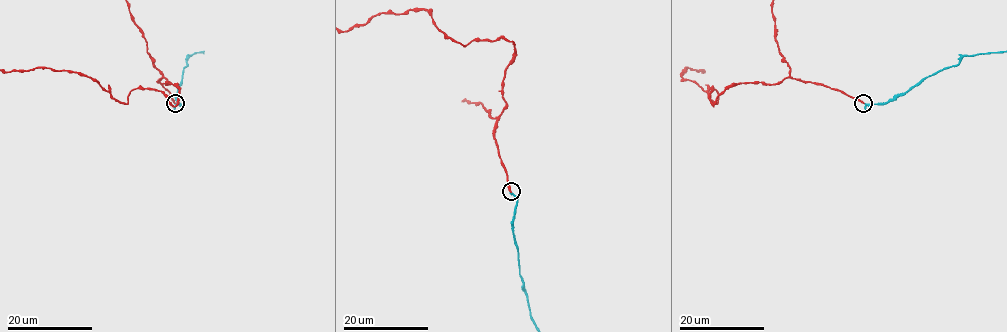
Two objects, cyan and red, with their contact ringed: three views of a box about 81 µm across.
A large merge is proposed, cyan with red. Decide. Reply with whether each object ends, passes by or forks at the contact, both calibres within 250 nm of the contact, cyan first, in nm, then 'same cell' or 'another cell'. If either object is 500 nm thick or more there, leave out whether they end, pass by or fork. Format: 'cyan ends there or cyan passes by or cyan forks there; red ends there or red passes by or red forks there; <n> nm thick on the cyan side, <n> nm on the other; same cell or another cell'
cyan passes by; red ends there; 240 nm thick on the cyan side, 260 nm on the other; same cell

